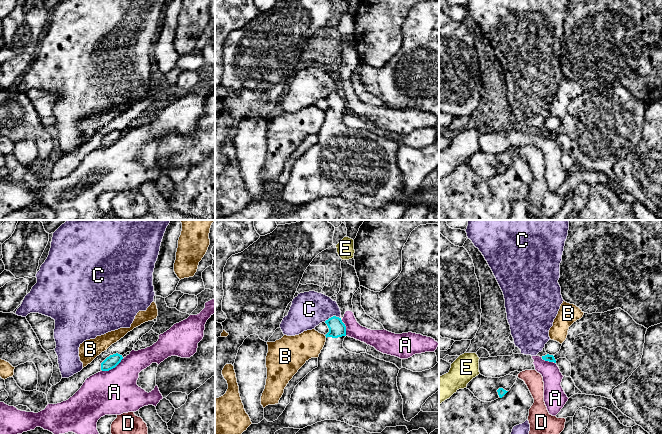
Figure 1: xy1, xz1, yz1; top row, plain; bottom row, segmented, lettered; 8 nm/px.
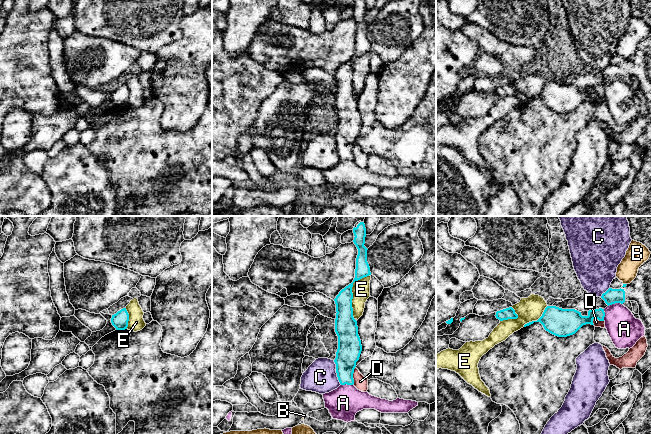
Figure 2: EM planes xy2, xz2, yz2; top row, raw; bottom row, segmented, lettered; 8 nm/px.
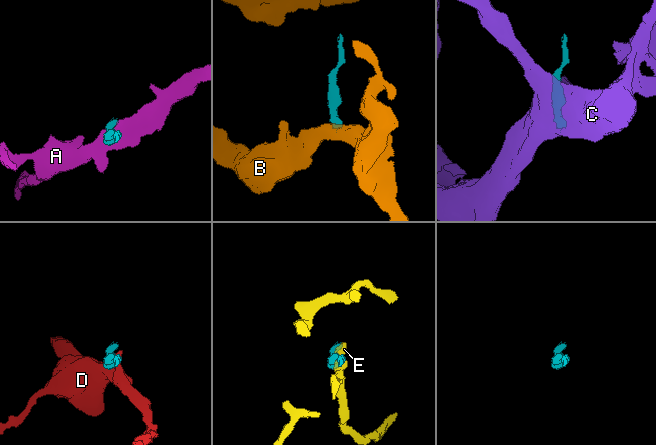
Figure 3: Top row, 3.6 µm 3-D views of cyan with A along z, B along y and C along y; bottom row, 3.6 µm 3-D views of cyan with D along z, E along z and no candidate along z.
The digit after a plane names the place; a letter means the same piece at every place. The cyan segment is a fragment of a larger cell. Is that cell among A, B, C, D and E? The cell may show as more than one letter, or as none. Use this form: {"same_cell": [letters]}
{"same_cell": []}

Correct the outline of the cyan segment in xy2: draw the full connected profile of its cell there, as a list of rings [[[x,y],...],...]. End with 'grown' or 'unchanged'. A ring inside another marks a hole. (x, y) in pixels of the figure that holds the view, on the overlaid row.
[[[126,308],[121,309],[116,314],[112,315],[111,323],[116,330],[125,330],[128,327],[129,314]]] | unchanged

